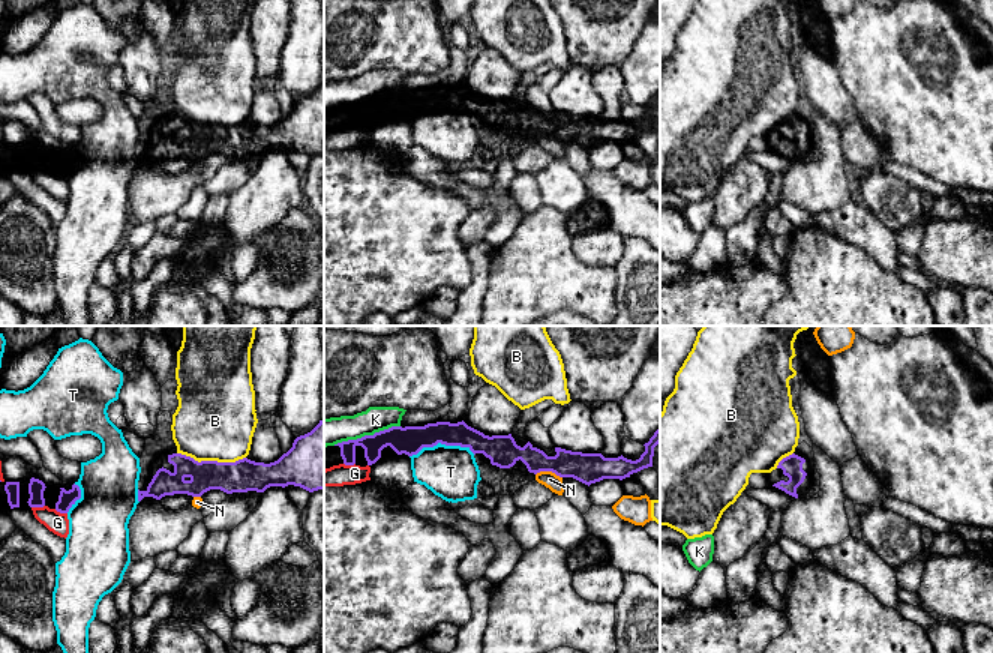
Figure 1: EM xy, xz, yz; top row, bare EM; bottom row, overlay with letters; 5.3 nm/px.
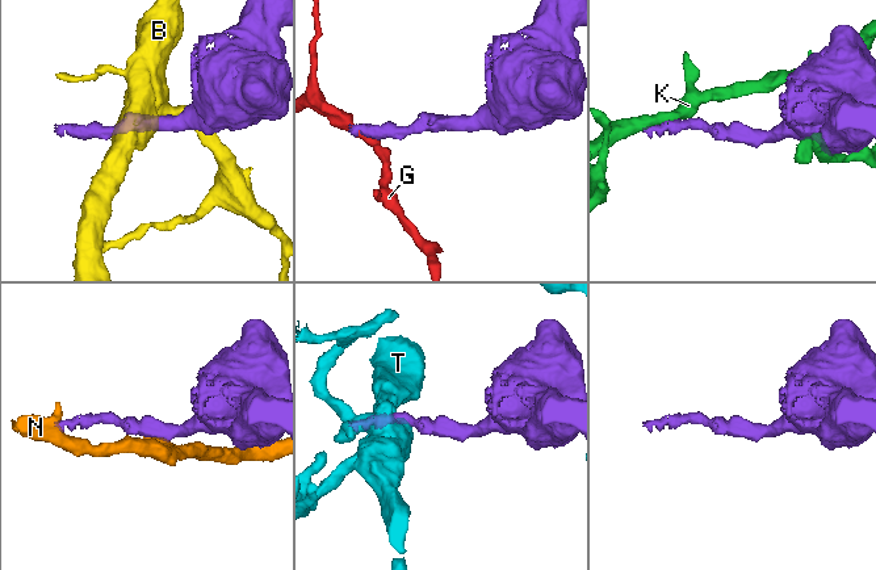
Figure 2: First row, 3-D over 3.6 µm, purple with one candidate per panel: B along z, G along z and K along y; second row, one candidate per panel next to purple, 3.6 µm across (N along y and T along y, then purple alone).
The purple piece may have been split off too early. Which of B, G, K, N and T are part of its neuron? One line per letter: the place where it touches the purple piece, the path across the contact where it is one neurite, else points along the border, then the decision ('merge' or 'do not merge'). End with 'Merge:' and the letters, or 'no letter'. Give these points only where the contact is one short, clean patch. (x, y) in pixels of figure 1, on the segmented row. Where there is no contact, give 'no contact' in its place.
B: meets purple in xy at (212, 461); do not merge
G: meets purple in xy at (38, 506); border along xy (44, 505), (32, 508); do not merge
K: meets purple in xz at (366, 436); border along xz (399, 425), (333, 445); do not merge
N: meets purple in xz at (549, 470); border along xz (536, 473), (554, 472), (561, 478); do not merge
T: meets purple in xz at (441, 443); border along xz (474, 454), (467, 448), (437, 443), (423, 446), (410, 457); do not merge
Merge: no letter

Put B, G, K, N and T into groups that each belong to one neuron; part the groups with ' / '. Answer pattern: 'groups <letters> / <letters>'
groups B / G / K / N / T

